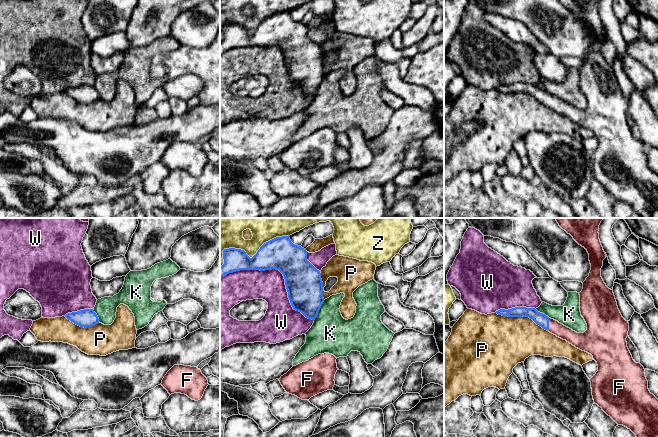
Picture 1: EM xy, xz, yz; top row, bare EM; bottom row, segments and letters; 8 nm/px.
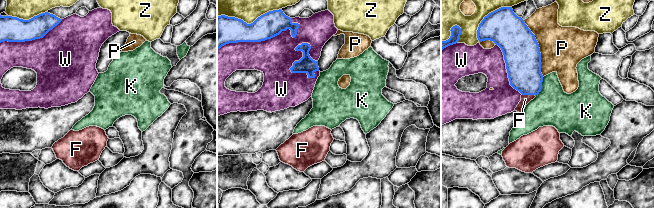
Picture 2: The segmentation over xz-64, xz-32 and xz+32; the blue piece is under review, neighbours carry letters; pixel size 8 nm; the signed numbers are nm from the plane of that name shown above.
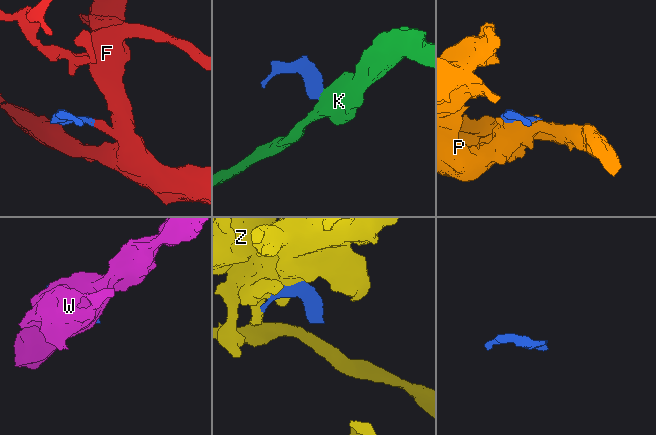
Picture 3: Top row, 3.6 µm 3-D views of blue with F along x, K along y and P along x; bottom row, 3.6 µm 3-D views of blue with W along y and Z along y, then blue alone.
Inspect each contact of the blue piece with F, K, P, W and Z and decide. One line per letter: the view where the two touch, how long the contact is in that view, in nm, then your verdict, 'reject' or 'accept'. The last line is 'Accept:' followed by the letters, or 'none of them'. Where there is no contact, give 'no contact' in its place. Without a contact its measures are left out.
F: meets blue in yz; contact 110 nm long; accept
K: meets blue in xz; contact 190 nm long; reject
P: meets blue in yz; contact 460 nm long; reject
W: meets blue in xz; contact 800 nm long; reject
Z: meets blue in xz; contact 600 nm long; reject
Accept: F

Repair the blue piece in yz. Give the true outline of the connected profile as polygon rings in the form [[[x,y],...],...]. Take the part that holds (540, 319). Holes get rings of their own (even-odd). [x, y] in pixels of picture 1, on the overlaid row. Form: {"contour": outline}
{"contour": [[[603,218],[555,219],[559,226],[589,254],[591,270],[579,293],[580,312],[587,324],[587,330],[584,333],[577,333],[538,312],[535,308],[515,307],[508,310],[500,309],[495,313],[508,317],[529,317],[543,329],[591,354],[598,365],[598,371],[590,379],[594,403],[601,407],[618,425],[630,429],[636,437],[658,437],[658,399],[648,389],[644,367],[632,358],[626,342],[629,323],[622,317],[618,309],[613,290],[606,286],[601,277],[601,268],[606,254],[598,231]]]}

